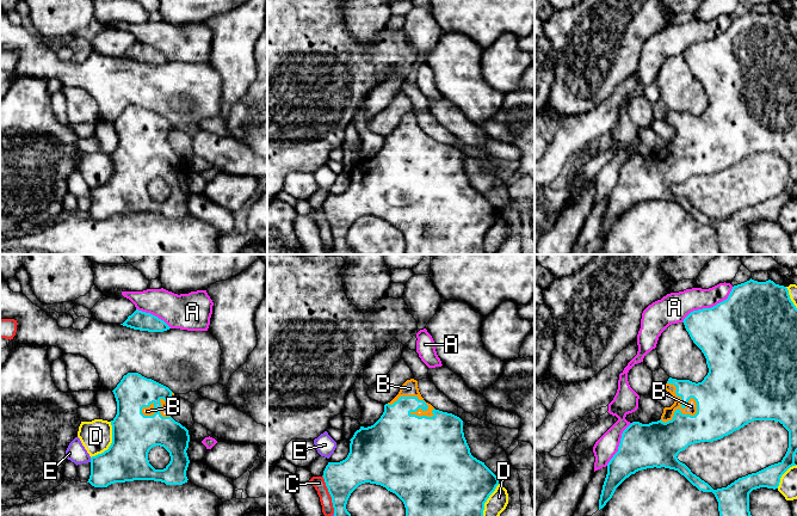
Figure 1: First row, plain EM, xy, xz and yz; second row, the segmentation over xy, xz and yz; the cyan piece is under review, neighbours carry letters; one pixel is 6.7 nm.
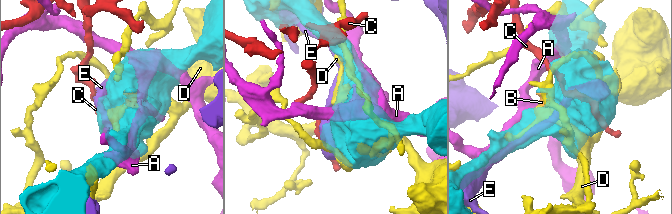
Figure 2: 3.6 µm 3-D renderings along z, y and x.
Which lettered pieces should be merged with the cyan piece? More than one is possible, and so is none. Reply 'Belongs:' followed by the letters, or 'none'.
Belongs: B

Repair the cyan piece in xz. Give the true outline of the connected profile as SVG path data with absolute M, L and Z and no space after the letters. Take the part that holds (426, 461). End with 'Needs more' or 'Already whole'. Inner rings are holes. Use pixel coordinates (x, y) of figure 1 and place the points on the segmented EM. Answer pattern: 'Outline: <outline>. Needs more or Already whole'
Outline: M407 380L398 394L384 405L381 418L371 426L360 426L350 440L350 453L340 462L328 462L323 479L332 497L334 516L351 516L346 509L351 493L362 484L385 487L404 504L406 516L483 516L484 503L499 485L498 477L474 457L463 432L463 420L435 410L421 397L418 381Z. Needs more

